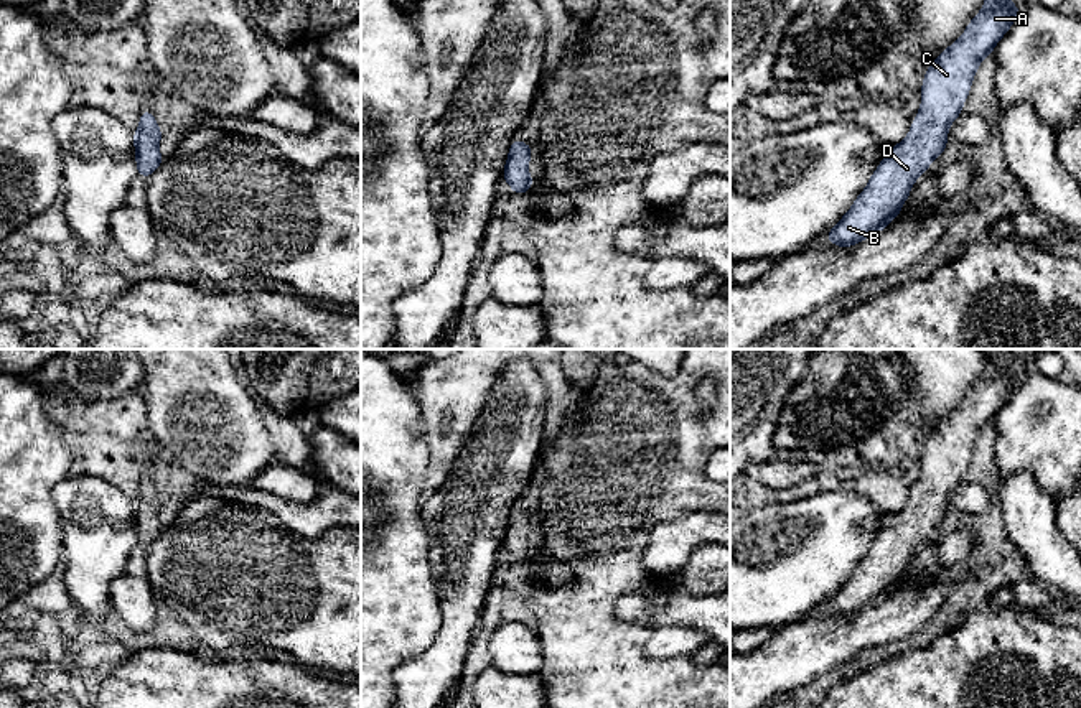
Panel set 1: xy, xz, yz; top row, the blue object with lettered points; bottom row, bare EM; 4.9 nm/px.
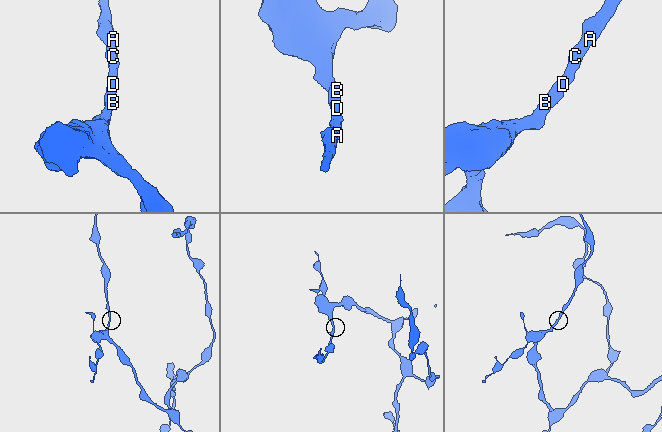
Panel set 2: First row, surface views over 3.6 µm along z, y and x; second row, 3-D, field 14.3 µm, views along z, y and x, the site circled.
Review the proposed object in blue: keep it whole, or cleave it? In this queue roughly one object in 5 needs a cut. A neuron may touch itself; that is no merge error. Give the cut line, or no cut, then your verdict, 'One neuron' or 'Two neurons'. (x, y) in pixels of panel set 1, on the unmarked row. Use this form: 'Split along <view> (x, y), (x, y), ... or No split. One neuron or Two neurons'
No split. One neuron

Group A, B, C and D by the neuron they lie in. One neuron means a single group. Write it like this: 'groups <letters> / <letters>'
groups A B C D

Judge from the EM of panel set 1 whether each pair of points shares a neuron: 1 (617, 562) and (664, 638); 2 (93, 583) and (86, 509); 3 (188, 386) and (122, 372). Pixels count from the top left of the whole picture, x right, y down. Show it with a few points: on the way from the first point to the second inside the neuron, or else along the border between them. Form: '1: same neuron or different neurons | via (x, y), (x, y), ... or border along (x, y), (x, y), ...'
1: different neurons | border along (651, 629), (645, 644), (648, 654), (681, 656)
2: same neuron | via (93, 565), (93, 527)
3: different neurons | border along (144, 366), (144, 382), (140, 387)

